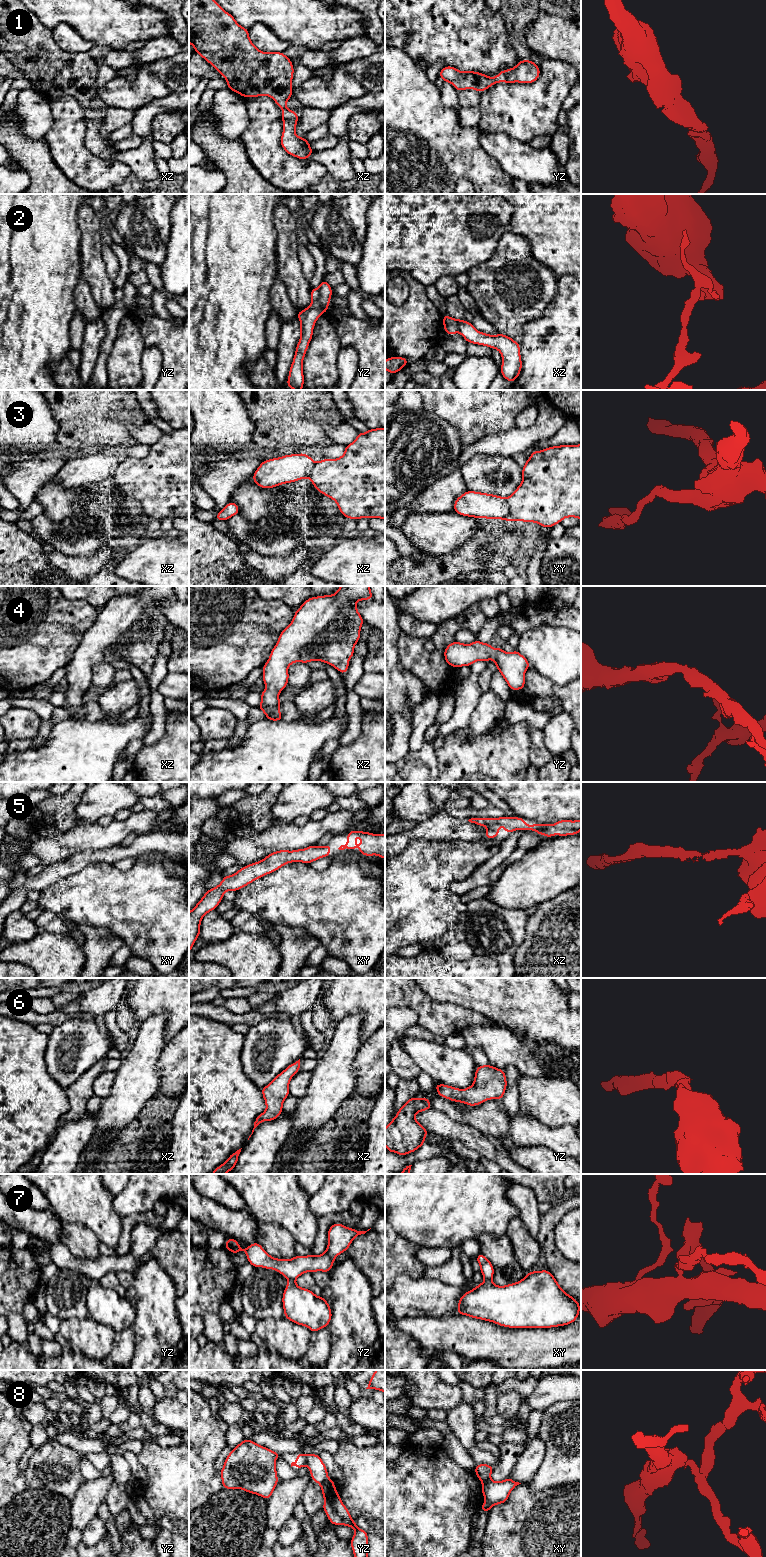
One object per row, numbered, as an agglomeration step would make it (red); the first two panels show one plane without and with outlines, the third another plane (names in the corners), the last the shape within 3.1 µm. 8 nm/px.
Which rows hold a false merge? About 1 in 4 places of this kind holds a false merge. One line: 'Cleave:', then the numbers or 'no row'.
Cleave: 2, 3, 7, 8

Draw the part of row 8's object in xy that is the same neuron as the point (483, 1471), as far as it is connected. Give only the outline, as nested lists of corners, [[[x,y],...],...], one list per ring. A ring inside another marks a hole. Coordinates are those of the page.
[[[479,1464],[475,1467],[475,1474],[477,1475],[478,1479],[483,1483],[491,1479],[491,1473],[494,1467],[488,1464]]]

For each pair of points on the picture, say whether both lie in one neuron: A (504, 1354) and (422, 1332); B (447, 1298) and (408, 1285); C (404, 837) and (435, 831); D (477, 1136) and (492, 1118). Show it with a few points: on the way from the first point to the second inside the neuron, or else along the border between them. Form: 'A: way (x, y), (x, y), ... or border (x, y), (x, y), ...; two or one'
A: way (484, 1340), (472, 1339), (459, 1333), (442, 1333); one
B: way (437, 1298), (420, 1297), (418, 1295); one
C: way (412, 834), (418, 831), (427, 831); one
D: border (458, 1122), (476, 1127), (484, 1133), (499, 1139); two

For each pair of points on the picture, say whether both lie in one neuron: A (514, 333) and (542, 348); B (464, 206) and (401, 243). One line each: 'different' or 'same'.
A: different
B: same

